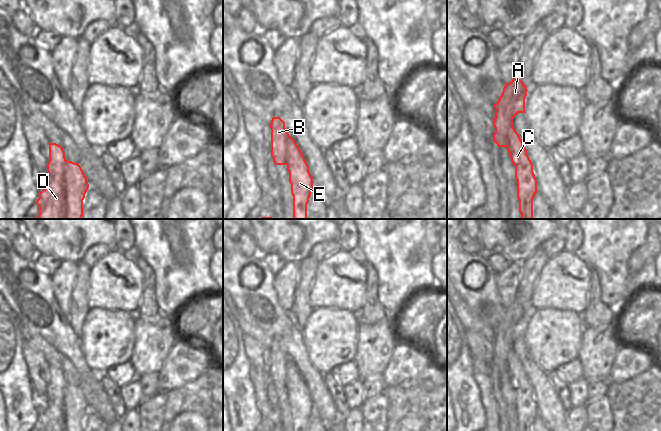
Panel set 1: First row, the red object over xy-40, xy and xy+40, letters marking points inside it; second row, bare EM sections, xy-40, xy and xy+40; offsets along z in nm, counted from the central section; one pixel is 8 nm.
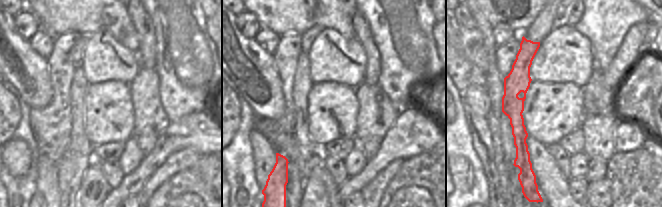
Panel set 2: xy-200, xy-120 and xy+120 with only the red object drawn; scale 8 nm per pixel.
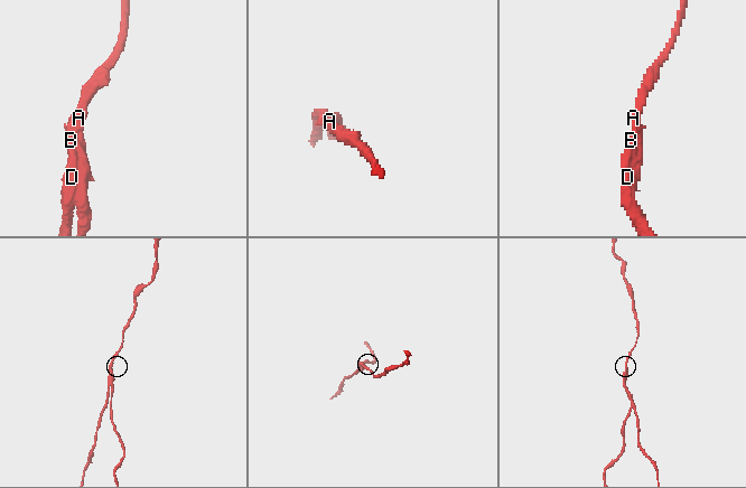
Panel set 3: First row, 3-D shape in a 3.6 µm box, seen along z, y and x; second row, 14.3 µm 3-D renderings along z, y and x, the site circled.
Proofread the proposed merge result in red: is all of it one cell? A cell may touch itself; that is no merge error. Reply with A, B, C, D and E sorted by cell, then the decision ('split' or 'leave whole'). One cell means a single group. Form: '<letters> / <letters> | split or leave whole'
A B D / C E | split

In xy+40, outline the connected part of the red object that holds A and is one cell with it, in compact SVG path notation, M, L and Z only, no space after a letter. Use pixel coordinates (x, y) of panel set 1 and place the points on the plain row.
M516 299L510 307L505 307L499 324L493 329L493 365L498 371L509 370L509 354L513 351L513 342L518 337L525 337L527 315L527 310Z

